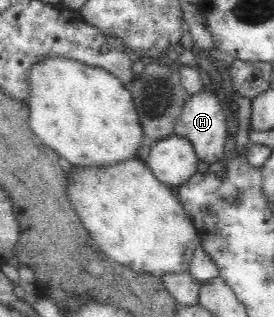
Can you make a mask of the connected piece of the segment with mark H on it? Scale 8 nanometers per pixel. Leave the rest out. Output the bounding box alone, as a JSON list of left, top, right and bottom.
[174,88,228,163]

